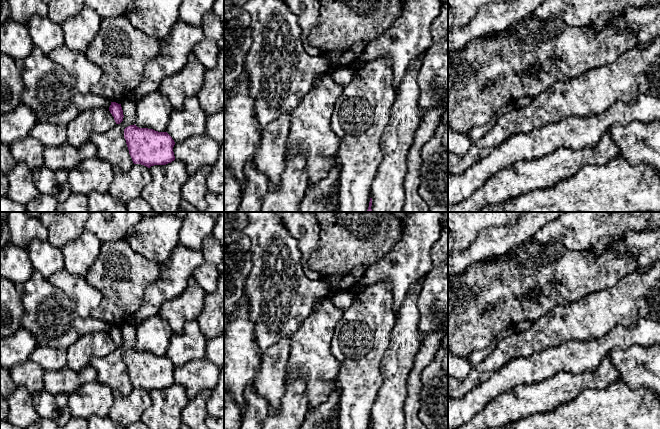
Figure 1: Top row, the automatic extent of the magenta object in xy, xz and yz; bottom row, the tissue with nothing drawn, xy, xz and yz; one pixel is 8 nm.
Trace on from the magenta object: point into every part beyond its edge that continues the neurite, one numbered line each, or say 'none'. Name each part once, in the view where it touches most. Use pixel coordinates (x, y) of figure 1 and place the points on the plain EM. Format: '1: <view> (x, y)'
none

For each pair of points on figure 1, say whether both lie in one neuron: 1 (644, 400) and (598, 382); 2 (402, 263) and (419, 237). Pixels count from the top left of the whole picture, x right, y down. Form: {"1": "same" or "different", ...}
{"1": "different", "2": "same"}

